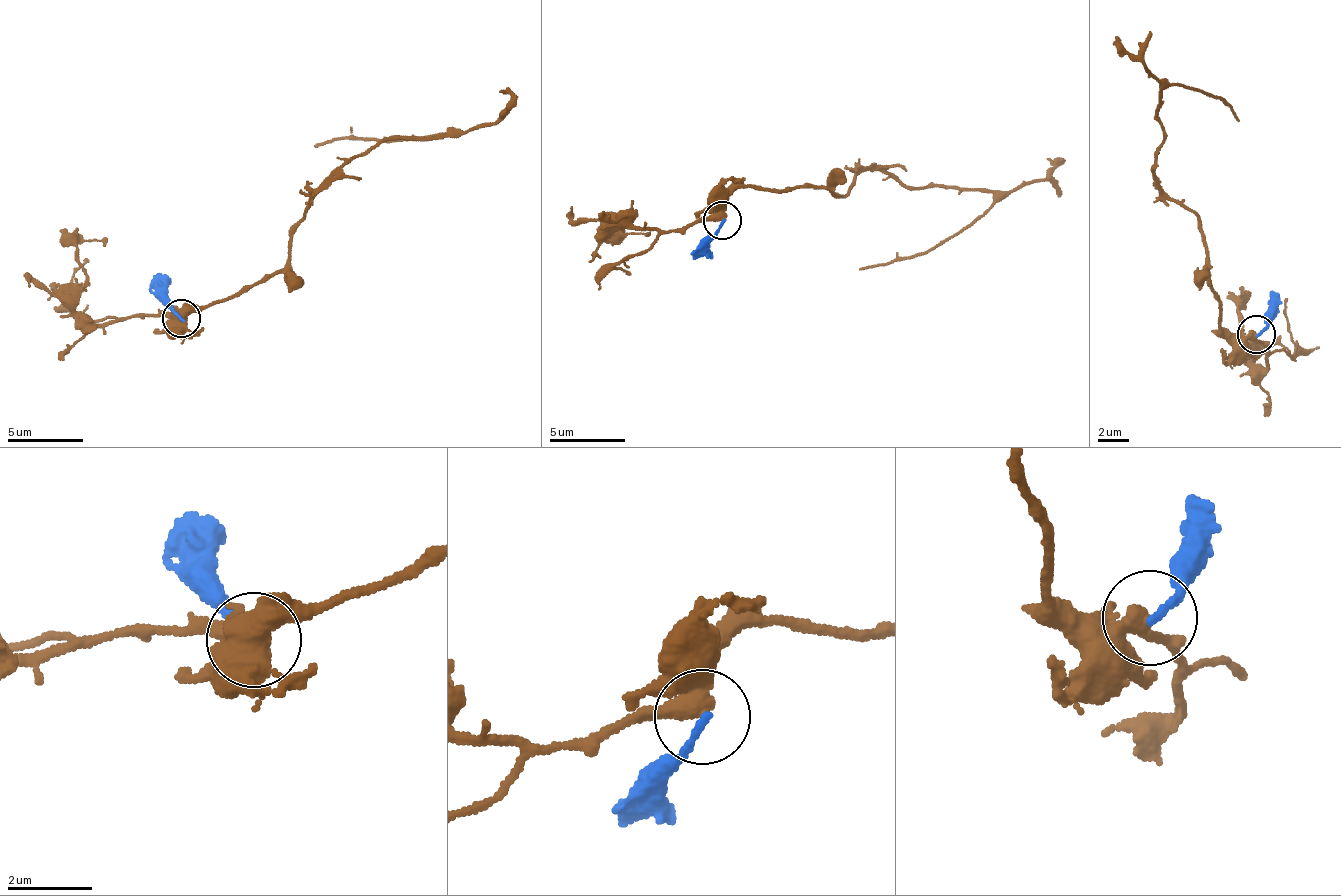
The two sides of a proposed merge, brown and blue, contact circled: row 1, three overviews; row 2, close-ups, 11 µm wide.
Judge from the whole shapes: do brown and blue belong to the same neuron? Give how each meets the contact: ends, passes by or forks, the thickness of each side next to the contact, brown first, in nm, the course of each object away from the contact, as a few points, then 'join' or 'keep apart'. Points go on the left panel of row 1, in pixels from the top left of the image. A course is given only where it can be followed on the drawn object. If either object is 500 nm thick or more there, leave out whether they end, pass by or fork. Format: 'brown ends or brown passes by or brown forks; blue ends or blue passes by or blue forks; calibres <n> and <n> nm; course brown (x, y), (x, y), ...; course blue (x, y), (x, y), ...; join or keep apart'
brown forks; blue ends; calibres 360 and 180 nm; course brown (180, 318), (266, 283), (285, 265), (311, 202), (383, 141), (448, 136), (313, 145); course blue (180, 318), (165, 283), (154, 275); keep apart

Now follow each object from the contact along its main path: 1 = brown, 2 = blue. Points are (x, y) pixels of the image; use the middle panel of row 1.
1: (721, 221), (740, 186), (837, 197), (879, 169), (994, 196), (926, 253), (858, 271)
2: (721, 221), (707, 247), (696, 258)

